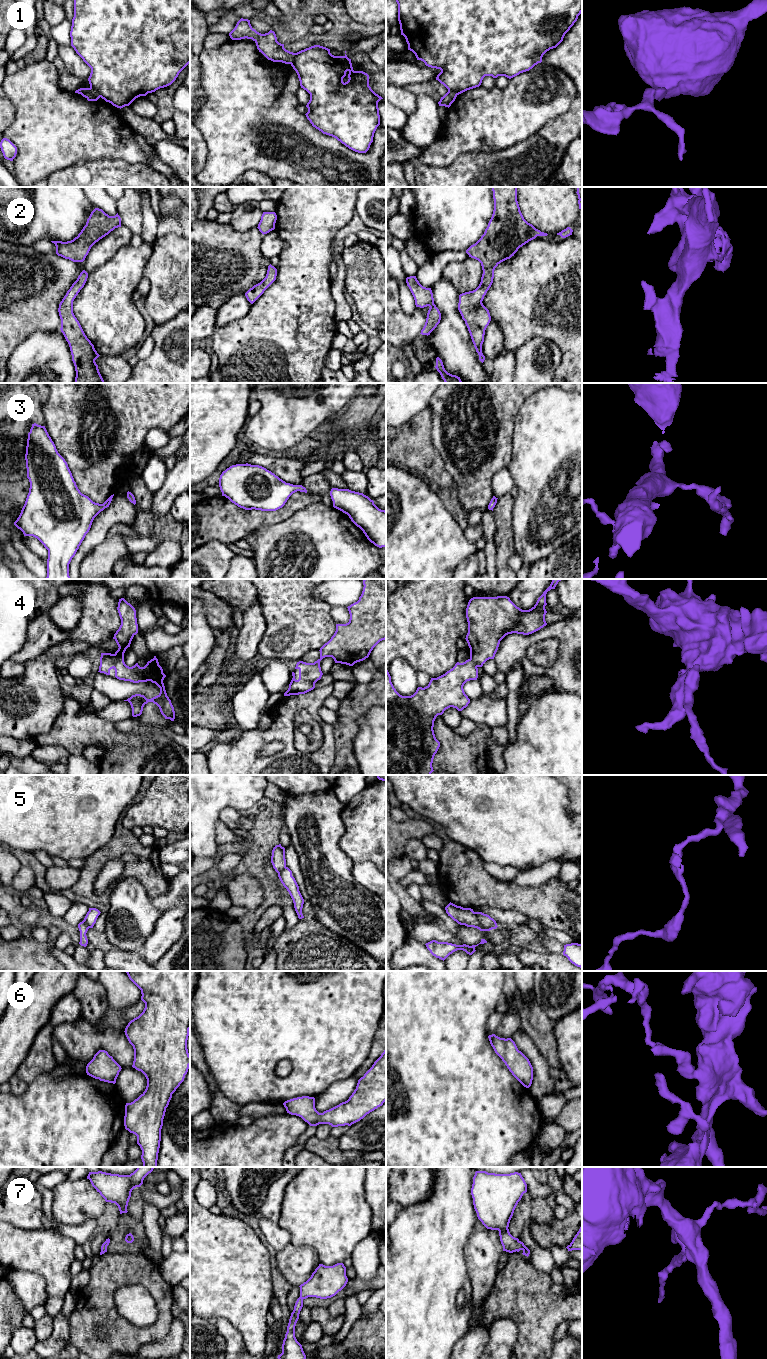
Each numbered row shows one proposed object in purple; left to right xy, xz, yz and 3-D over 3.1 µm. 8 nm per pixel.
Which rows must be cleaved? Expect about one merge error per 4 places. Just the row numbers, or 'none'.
1, 5

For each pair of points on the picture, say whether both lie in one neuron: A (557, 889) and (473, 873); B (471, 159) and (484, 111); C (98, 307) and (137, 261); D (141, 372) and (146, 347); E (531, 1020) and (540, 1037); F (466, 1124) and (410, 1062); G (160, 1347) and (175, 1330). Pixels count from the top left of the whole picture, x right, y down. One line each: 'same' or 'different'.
A: same
B: different
C: same
D: different
E: same
F: same
G: same

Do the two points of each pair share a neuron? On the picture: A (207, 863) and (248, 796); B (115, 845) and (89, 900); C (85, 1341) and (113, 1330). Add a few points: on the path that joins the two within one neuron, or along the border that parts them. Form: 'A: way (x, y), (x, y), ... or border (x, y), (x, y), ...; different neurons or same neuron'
A: border (216, 855), (200, 857); different neurons
B: way (101, 859), (88, 874), (88, 886); same neuron
C: way (92, 1341), (102, 1341), (106, 1337); same neuron

